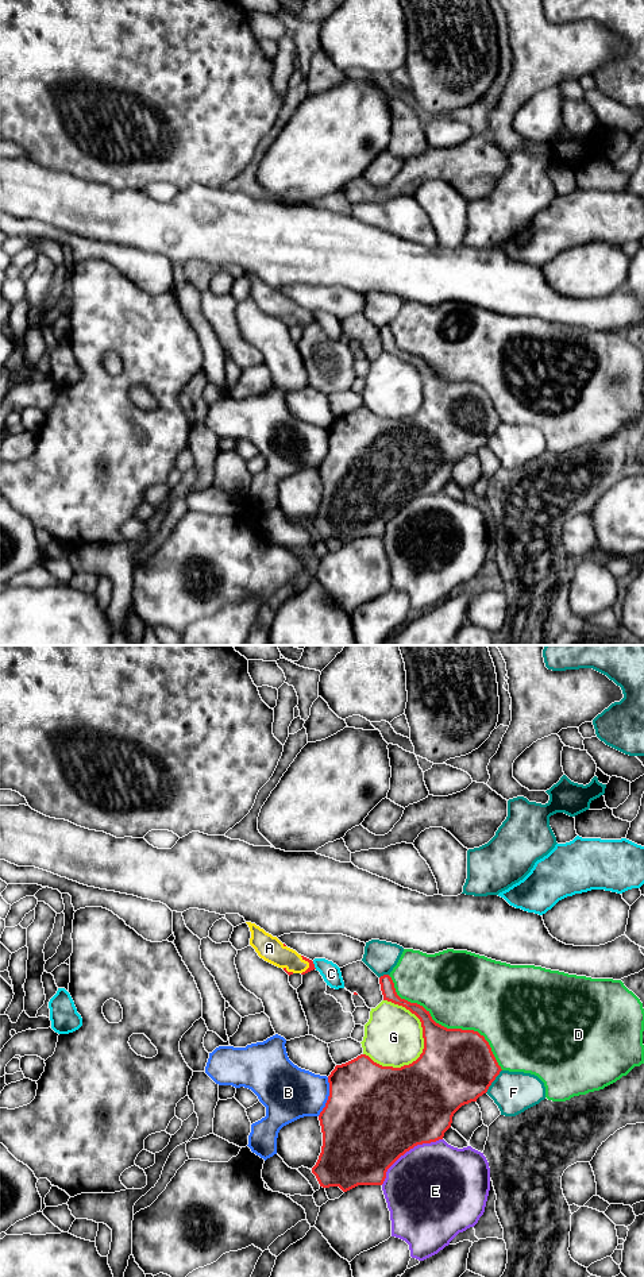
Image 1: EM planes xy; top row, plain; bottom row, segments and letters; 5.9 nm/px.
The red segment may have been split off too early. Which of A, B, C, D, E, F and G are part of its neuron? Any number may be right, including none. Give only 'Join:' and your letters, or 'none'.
Join: A

